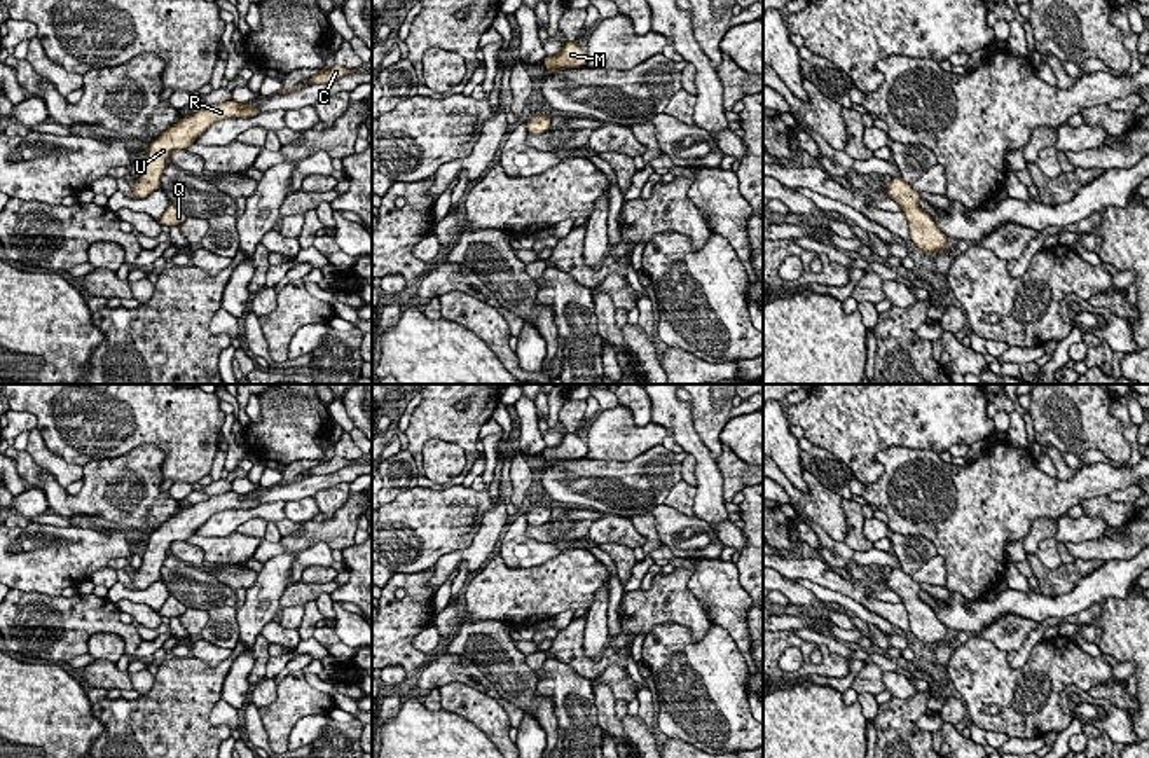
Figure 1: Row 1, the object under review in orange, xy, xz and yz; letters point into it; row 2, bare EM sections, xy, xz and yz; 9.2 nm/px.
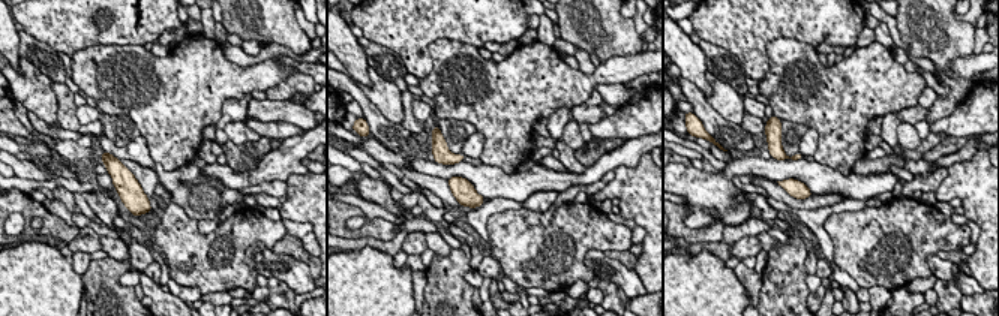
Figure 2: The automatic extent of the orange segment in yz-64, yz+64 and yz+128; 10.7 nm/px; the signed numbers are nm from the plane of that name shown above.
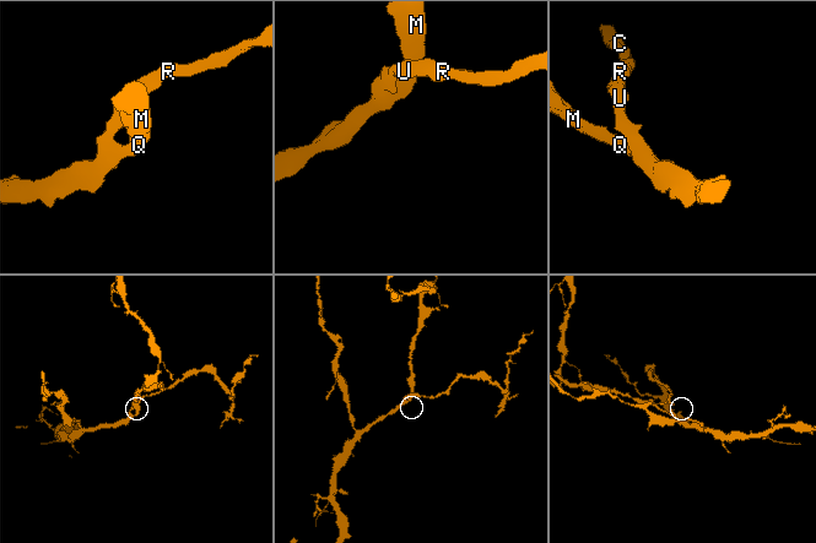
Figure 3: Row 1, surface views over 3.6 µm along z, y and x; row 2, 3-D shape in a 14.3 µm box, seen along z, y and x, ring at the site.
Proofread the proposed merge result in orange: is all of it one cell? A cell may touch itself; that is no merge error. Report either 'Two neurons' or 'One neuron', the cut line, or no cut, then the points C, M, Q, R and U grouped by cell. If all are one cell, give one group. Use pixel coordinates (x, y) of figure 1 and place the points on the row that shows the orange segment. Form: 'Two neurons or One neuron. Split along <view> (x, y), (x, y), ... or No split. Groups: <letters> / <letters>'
One neuron. No split. Groups: C M Q R U

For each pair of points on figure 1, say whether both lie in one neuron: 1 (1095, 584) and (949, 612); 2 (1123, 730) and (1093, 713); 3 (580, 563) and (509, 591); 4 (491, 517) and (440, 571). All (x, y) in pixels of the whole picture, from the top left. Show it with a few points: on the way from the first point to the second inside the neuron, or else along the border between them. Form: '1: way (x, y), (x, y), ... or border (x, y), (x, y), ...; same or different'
1: way (1059, 605), (1001, 605), (985, 612); same
2: way (1116, 723), (1100, 713); same
3: way (563, 580), (545, 591), (526, 591); same
4: way (489, 533), (468, 554), (456, 558); same

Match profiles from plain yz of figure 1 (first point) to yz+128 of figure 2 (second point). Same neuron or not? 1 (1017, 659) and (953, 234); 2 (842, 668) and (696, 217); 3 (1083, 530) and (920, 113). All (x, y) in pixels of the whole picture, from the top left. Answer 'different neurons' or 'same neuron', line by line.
1: different neurons
2: different neurons
3: same neuron

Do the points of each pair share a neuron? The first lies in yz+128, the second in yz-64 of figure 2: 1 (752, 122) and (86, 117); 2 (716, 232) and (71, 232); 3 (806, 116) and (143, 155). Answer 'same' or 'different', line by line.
1: different
2: same
3: different

